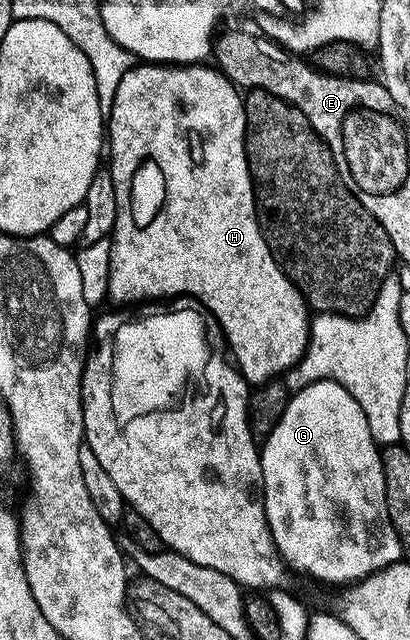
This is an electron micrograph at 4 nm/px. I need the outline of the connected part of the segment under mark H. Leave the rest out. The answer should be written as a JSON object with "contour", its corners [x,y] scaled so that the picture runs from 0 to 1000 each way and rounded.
{"contour":[[[334,102],[312,111],[300,120],[298,130],[290,131],[290,142],[280,145],[280,158],[271,163],[271,184],[261,192],[261,248],[276,253],[271,272],[280,283],[280,308],[285,309],[285,350],[271,369],[276,394],[271,395],[271,439],[266,441],[266,467],[285,473],[349,473],[368,467],[407,467],[420,464],[432,467],[441,464],[441,452],[461,448],[461,439],[505,439],[505,445],[544,445],[544,461],[573,461],[573,495],[559,495],[537,516],[559,534],[559,542],[568,547],[566,559],[573,563],[573,572],[580,580],[598,589],[598,597],[620,606],[632,606],[646,598],[668,597],[678,589],[693,588],[715,578],[737,561],[744,559],[744,550],[754,545],[754,519],[759,516],[759,481],[746,473],[734,455],[712,442],[705,434],[685,423],[685,416],[666,405],[661,389],[637,363],[637,353],[627,344],[627,303],[617,298],[617,278],[607,269],[607,247],[598,238],[598,209],[602,208],[602,183],[598,181],[598,156],[590,144],[571,136],[551,117],[541,117],[537,109],[522,108],[510,102]]]}

